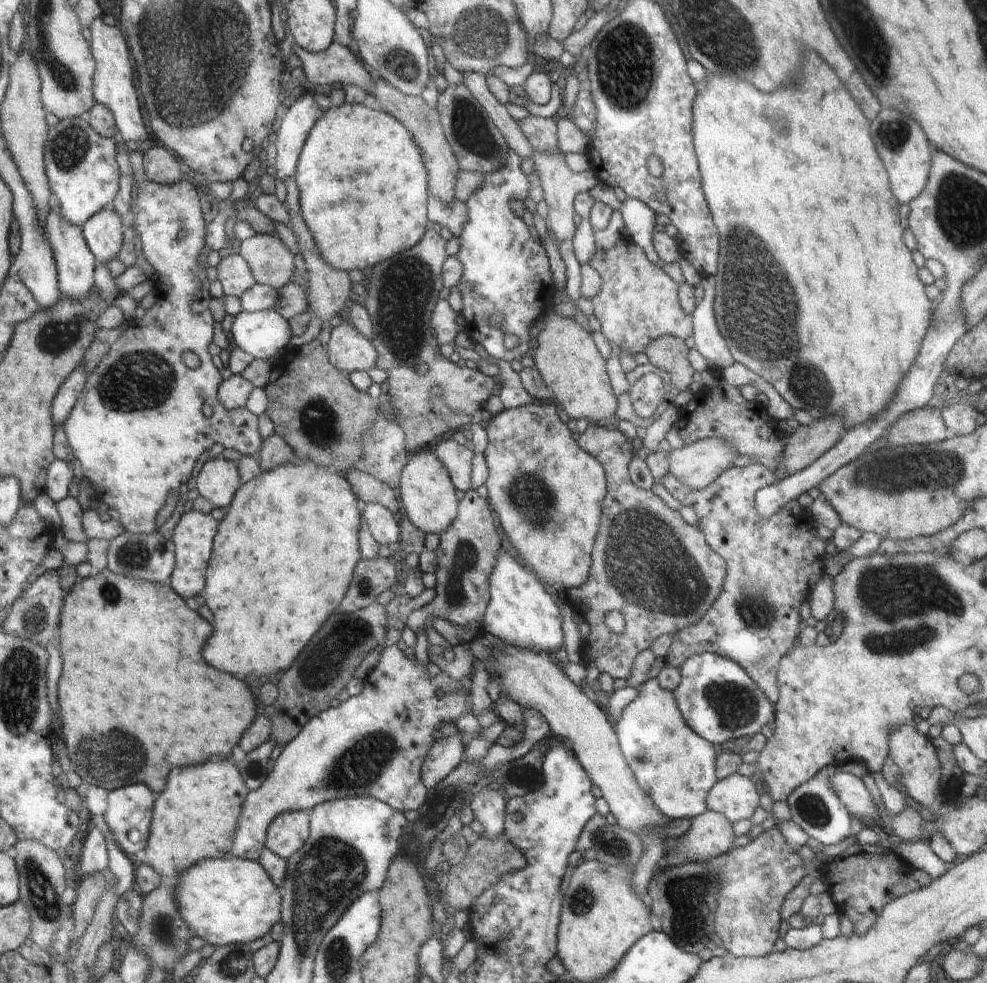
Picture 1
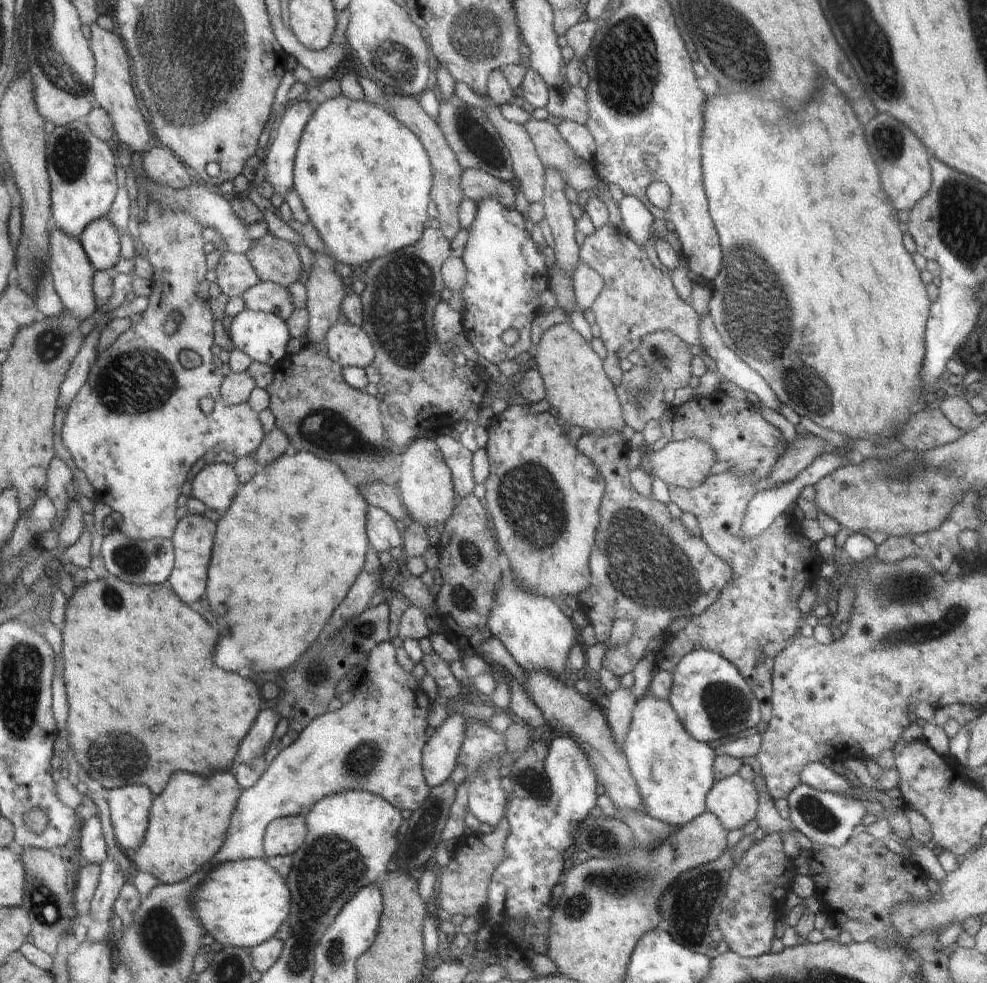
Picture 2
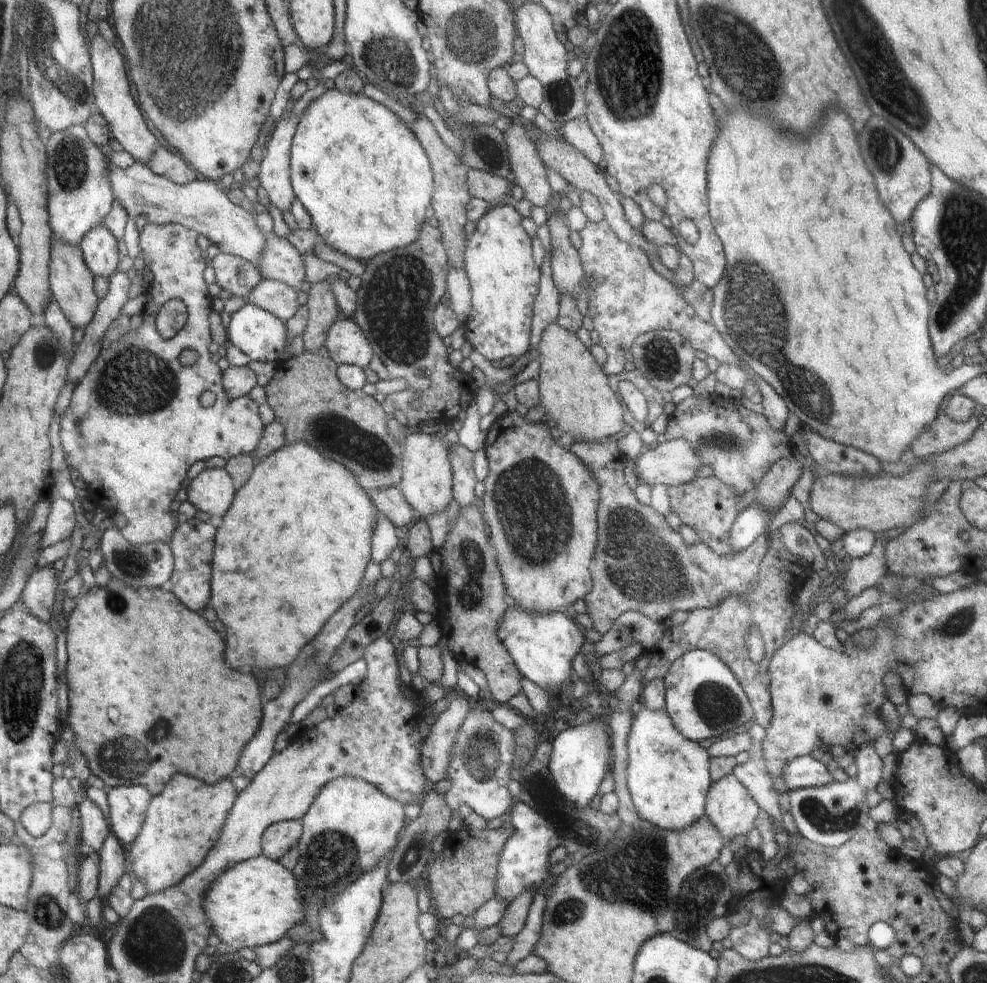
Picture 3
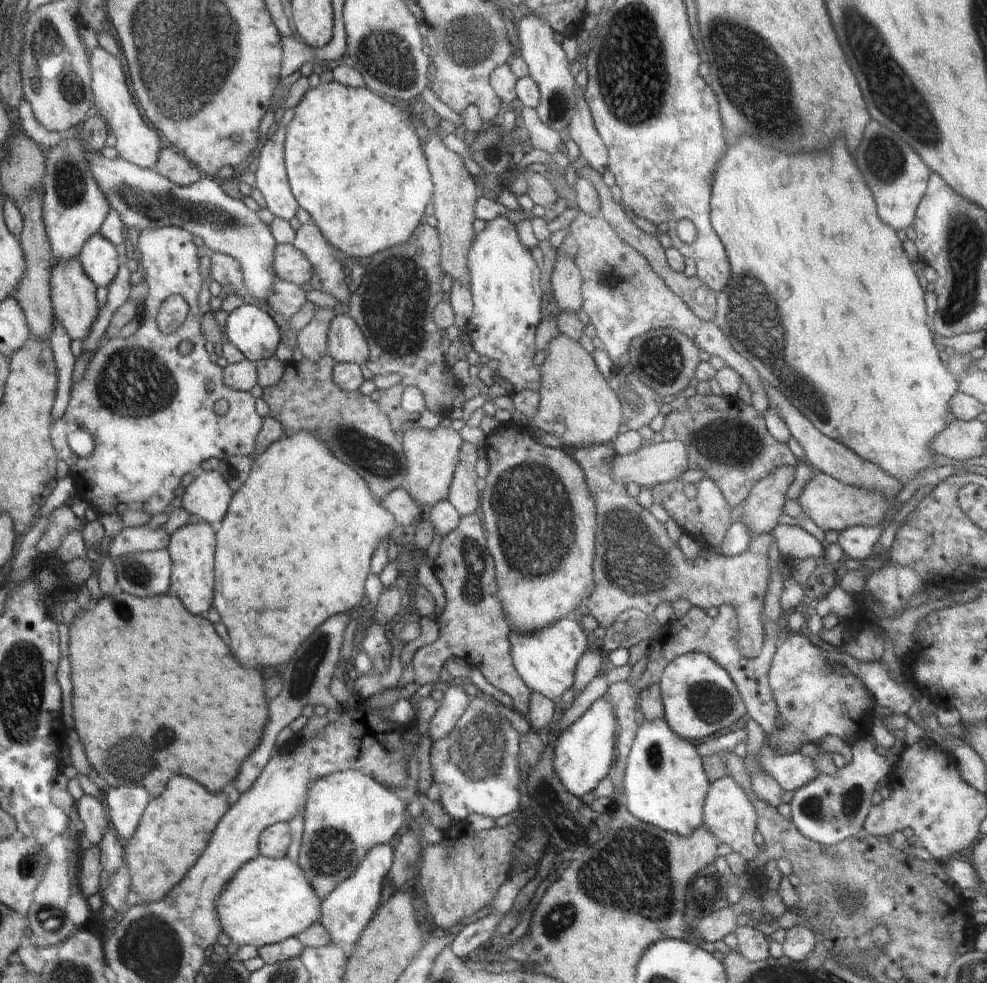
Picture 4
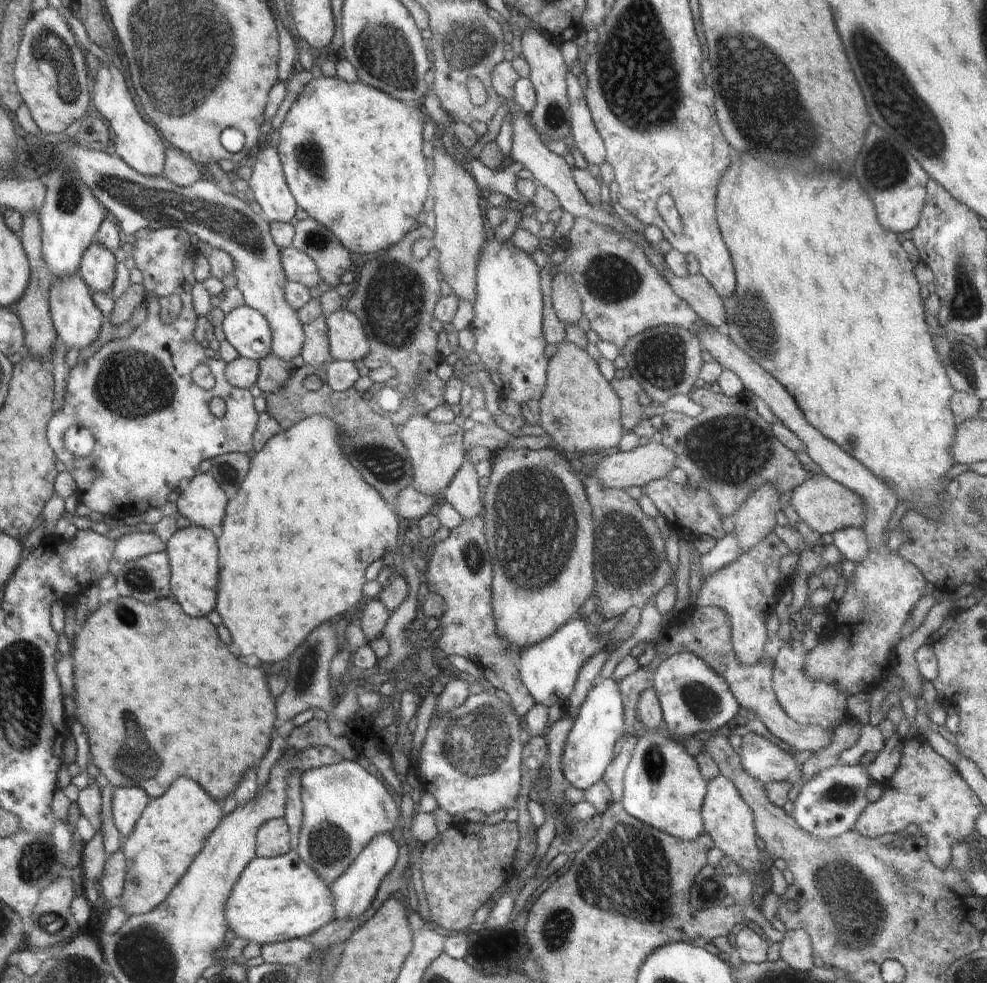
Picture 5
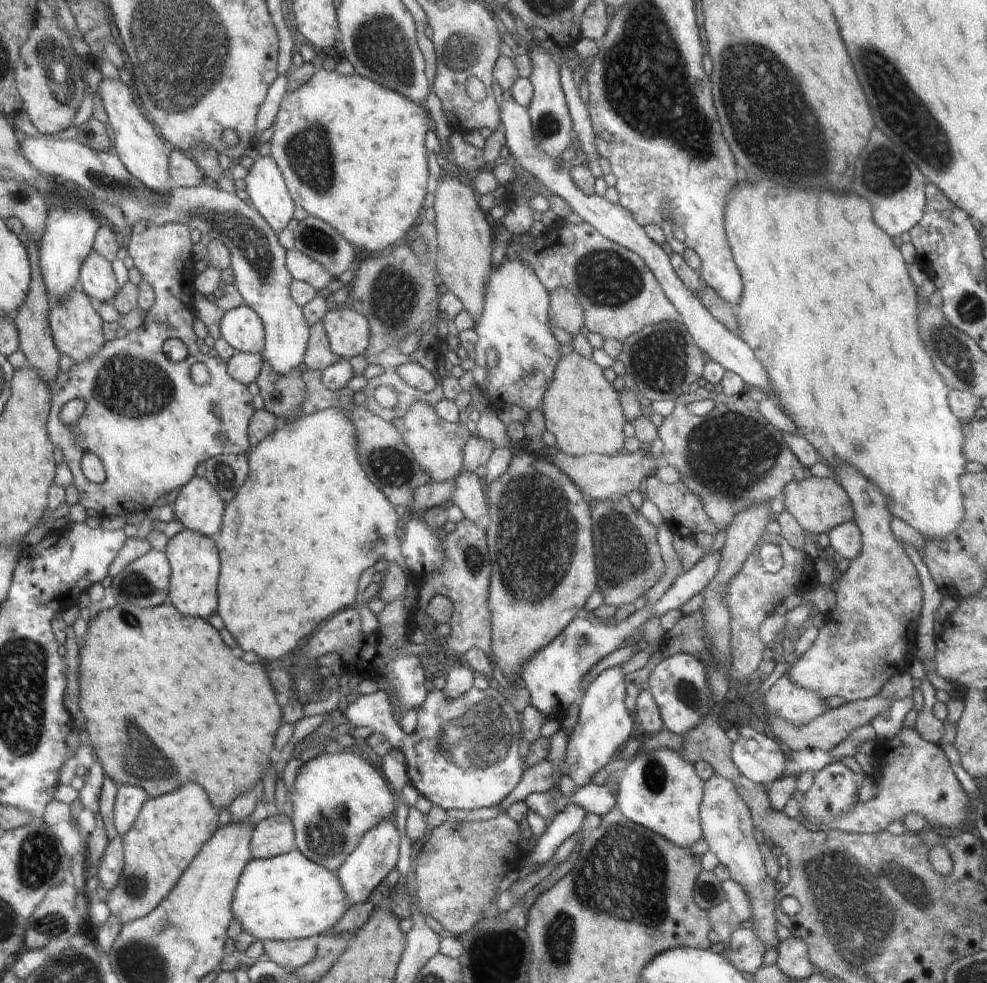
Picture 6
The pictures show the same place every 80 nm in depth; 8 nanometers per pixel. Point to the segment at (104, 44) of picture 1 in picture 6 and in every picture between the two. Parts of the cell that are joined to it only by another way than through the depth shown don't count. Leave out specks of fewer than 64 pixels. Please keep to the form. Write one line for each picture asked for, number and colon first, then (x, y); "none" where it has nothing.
2: (113, 92)
3: (113, 99)
4: (135, 142)
5: (136, 142)
6: (142, 151)

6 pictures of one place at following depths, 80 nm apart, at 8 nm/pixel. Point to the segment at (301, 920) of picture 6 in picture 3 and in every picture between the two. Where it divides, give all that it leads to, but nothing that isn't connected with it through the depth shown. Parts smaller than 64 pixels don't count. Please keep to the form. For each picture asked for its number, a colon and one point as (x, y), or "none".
3: (252, 904)
4: (269, 900)
5: (277, 899)

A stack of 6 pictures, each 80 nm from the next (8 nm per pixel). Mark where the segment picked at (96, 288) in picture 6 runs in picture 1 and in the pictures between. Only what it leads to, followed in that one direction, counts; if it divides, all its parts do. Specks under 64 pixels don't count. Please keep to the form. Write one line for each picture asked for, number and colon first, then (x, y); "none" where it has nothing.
1: (104, 232)
2: (102, 241)
3: (101, 247)
4: (100, 259)
5: (98, 266)

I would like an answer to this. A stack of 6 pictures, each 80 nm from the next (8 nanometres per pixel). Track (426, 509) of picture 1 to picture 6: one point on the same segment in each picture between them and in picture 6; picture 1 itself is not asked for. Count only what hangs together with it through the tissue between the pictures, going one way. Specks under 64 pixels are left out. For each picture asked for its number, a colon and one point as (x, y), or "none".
2: (426, 486)
3: (428, 481)
4: (432, 455)
5: (437, 454)
6: (439, 446)

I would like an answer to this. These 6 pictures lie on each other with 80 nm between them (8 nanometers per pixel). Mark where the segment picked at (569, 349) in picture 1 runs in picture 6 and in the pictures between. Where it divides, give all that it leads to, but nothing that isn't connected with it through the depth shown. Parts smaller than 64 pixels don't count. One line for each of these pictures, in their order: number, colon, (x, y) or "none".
2: (579, 390)
3: (572, 384)
4: (571, 385)
5: (579, 410)
6: (581, 408)

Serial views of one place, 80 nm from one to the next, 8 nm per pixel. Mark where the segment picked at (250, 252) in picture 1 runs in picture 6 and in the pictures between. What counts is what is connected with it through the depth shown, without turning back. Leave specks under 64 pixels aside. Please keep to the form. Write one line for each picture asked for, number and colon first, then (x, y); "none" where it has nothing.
2: (274, 260)
3: (281, 261)
4: (290, 264)
5: (298, 266)
6: (303, 268)

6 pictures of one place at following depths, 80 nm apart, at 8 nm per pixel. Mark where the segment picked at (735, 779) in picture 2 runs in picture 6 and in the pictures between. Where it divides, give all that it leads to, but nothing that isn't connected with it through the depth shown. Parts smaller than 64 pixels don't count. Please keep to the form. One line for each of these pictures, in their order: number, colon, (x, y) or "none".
3: (729, 806)
4: (731, 816)
5: (728, 818)
6: (726, 818)

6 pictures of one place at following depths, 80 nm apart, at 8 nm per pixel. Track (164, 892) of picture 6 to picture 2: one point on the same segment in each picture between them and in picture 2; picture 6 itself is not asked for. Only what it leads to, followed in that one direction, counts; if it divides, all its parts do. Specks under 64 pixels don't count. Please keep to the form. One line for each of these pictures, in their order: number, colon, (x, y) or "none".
2: (189, 822)
3: (183, 824)
4: (175, 829)
5: (173, 829)

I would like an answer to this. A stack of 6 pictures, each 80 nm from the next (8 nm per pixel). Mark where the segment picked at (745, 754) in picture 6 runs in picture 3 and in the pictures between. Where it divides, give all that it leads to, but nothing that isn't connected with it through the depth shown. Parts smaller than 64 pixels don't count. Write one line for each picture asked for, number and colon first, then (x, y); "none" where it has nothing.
3: (806, 771)
4: (792, 771)
5: (765, 761)

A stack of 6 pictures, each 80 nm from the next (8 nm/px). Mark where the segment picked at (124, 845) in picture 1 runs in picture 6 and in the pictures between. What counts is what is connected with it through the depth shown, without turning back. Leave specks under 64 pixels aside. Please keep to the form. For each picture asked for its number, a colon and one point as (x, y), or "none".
2: (128, 805)
3: (128, 805)
4: (126, 805)
5: (127, 803)
6: (128, 802)

